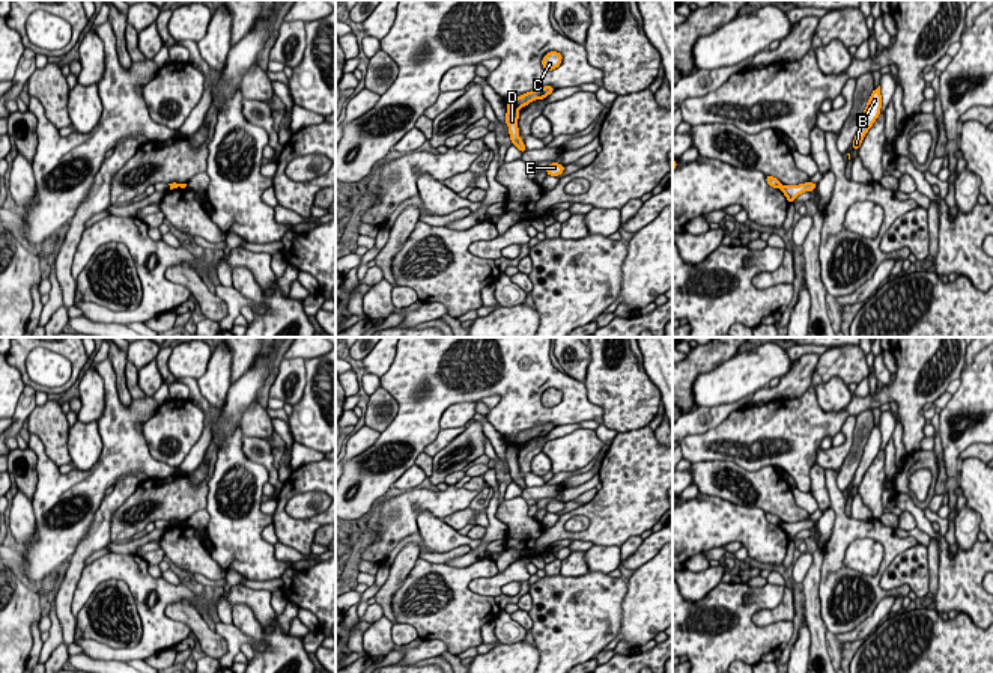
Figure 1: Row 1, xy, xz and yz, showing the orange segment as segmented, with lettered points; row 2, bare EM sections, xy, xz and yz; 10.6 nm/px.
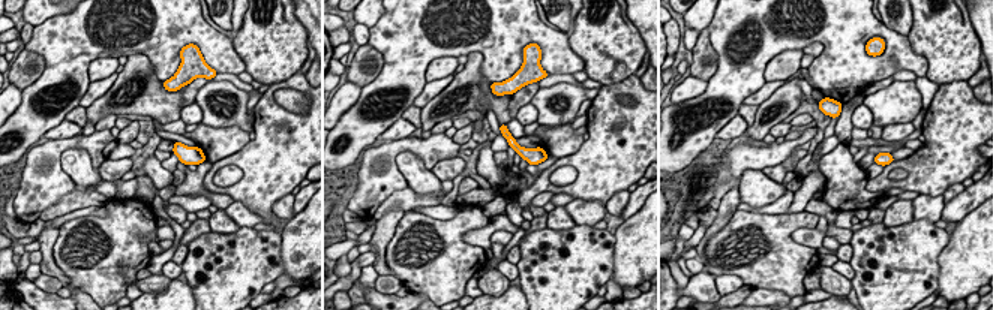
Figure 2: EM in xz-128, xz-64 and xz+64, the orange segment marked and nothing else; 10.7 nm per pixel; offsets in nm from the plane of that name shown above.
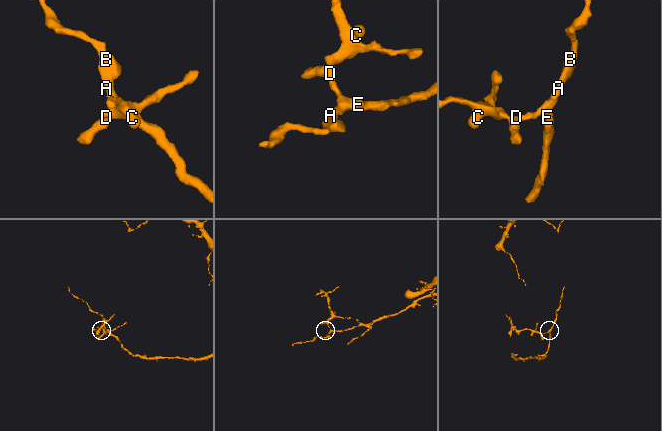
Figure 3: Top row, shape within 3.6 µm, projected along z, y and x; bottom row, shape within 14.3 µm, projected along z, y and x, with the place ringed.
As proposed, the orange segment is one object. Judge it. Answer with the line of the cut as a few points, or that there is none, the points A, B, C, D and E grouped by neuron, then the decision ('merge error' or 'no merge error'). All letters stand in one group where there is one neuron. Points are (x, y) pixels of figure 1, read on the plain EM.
cut in xz along (513, 444), (507, 446); A B D E / C; merge error

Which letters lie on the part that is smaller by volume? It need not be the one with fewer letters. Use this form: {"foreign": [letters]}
{"foreign": ["C"]}

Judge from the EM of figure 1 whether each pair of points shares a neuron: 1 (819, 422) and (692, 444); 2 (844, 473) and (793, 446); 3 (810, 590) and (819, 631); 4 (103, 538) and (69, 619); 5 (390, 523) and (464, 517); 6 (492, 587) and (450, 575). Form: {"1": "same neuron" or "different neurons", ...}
{"1": "same neuron", "2": "different neurons", "3": "same neuron", "4": "same neuron", "5": "different neurons", "6": "different neurons"}

